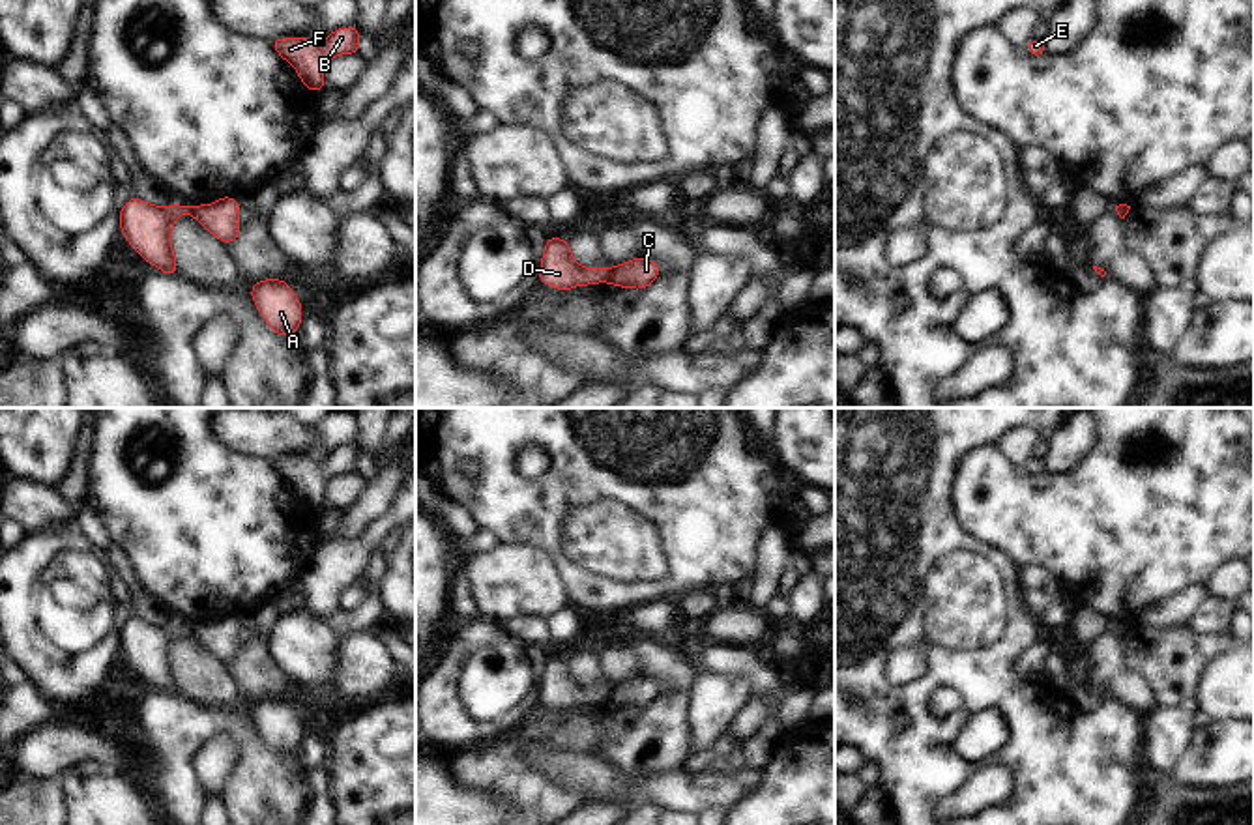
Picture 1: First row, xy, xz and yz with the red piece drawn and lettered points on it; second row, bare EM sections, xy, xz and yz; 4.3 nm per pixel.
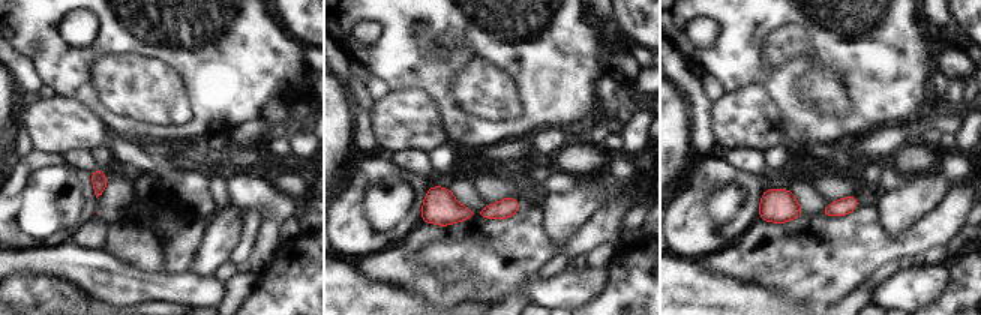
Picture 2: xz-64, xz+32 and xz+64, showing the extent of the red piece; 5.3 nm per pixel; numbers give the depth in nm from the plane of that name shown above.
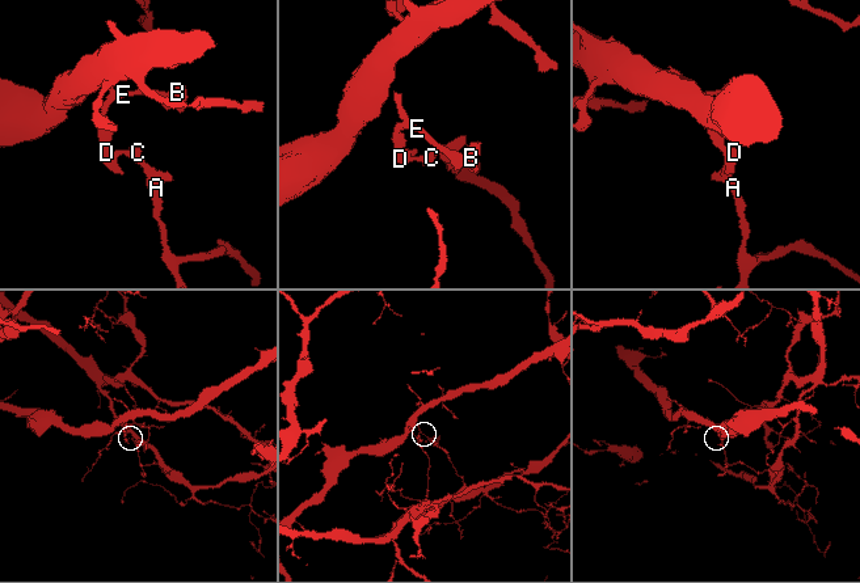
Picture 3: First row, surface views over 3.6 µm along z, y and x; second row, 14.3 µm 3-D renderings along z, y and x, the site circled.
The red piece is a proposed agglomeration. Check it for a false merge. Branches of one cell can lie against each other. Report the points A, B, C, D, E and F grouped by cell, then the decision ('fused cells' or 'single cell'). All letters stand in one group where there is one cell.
A C / B D E F | fused cells

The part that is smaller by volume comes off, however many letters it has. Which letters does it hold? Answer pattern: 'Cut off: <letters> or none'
Cut off: B, D, E, F

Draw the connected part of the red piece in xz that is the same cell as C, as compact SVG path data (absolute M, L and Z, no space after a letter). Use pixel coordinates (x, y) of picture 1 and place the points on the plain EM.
M636 675L625 683L608 687L605 702L621 705L621 707L644 709L651 702L655 702L659 694L661 694L661 688L657 681L646 675Z

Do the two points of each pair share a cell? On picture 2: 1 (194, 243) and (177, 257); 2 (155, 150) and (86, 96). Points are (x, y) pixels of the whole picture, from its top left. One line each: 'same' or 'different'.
1: same
2: different

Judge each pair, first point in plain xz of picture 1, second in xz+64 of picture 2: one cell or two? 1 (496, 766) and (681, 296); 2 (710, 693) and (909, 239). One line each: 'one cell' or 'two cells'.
1: two cells
2: two cells

